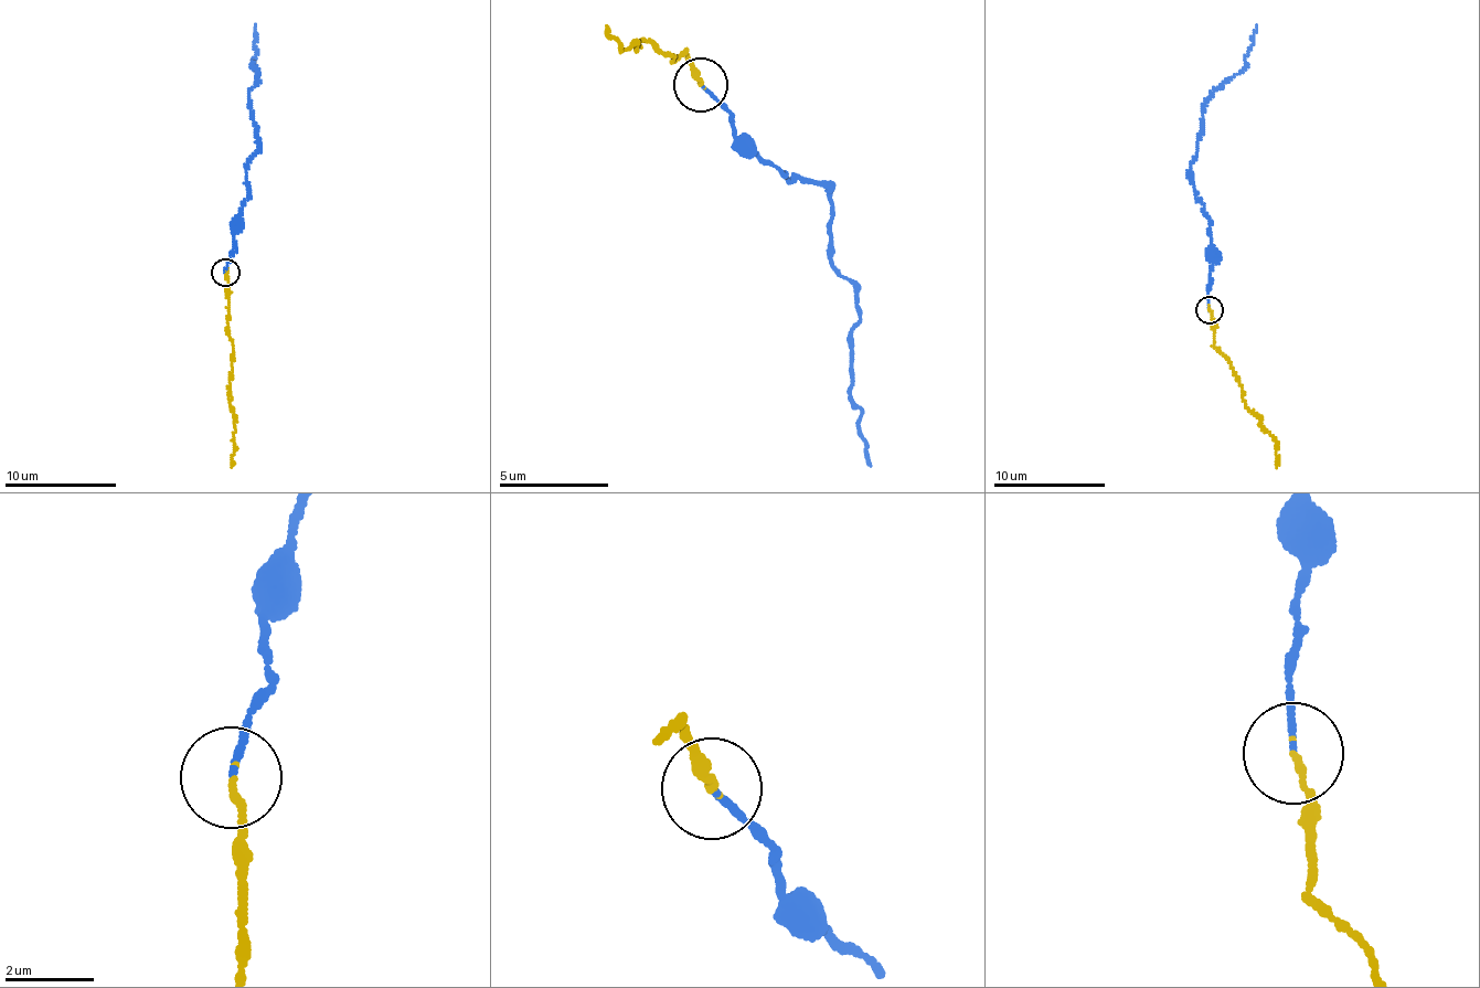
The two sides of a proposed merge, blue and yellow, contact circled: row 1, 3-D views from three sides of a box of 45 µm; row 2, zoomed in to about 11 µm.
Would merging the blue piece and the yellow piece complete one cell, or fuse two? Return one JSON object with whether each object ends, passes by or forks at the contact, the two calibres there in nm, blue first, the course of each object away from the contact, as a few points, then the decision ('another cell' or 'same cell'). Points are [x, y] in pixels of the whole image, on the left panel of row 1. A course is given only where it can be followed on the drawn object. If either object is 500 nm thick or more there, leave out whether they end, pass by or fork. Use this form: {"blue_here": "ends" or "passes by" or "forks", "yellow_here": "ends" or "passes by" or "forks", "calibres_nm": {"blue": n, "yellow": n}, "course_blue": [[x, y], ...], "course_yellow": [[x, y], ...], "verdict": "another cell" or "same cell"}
{"blue_here": "ends", "yellow_here": "ends", "calibres_nm": {"blue": 130, "yellow": 160}, "course_blue": [[224, 273], [236, 248], [236, 216], [257, 147], [248, 101], [248, 88], [259, 68], [252, 62], [255, 24]], "course_yellow": [[224, 273], [232, 339], [231, 467]], "verdict": "same cell"}

